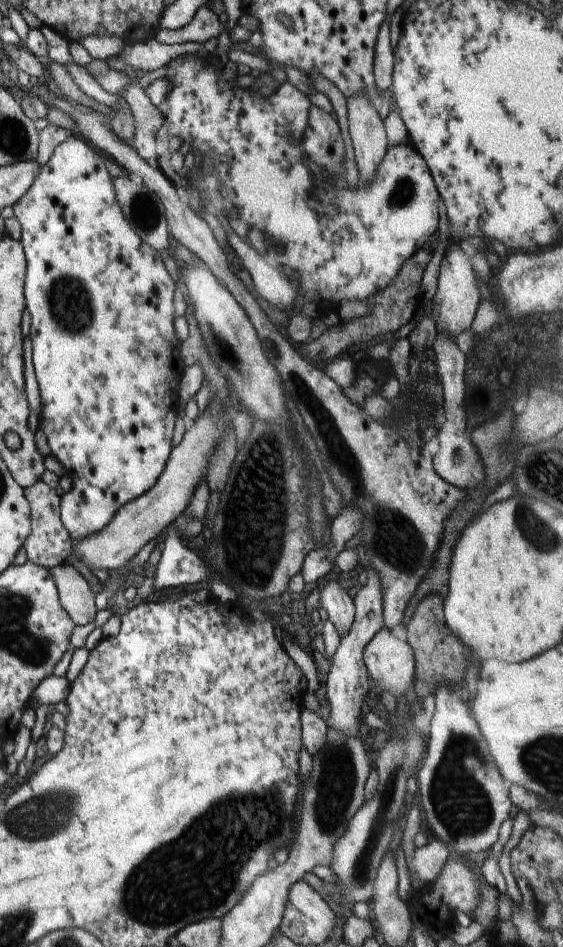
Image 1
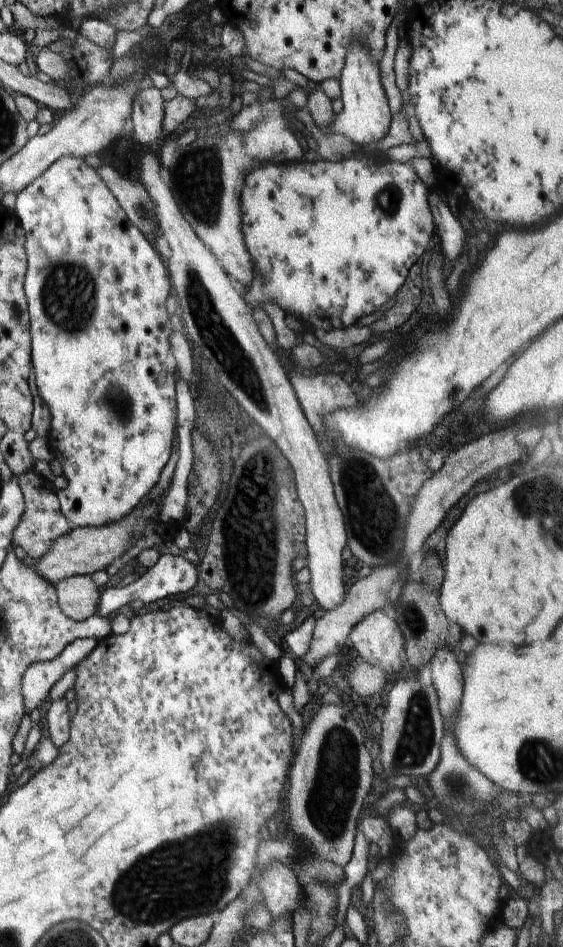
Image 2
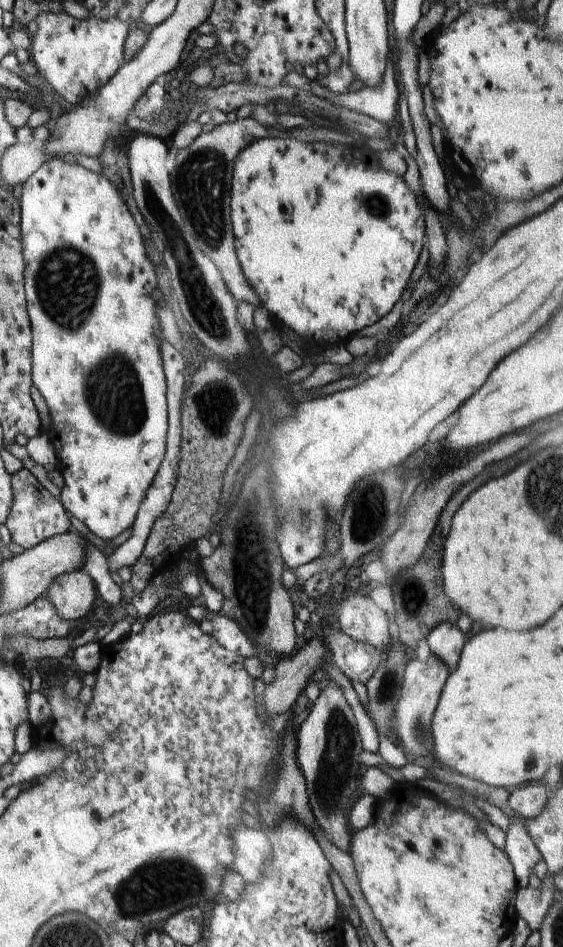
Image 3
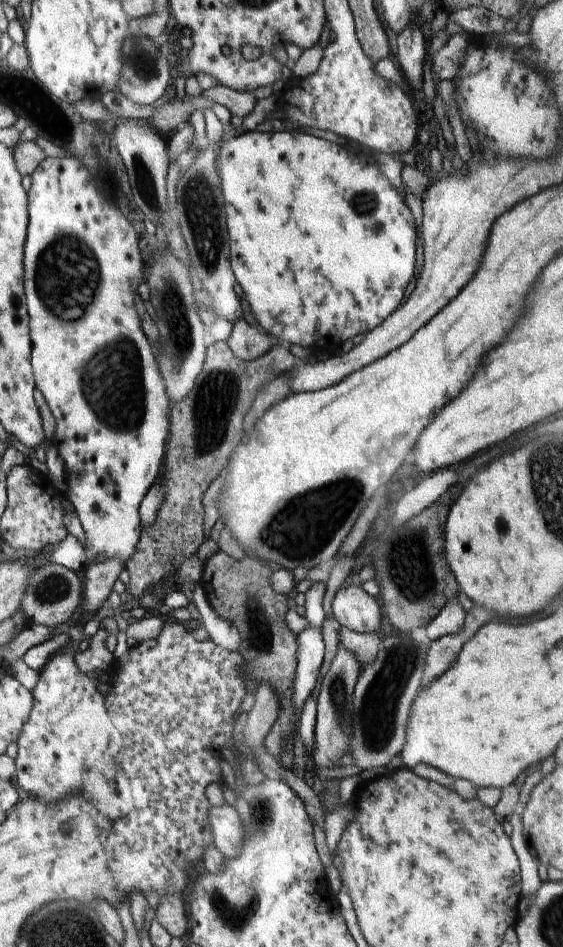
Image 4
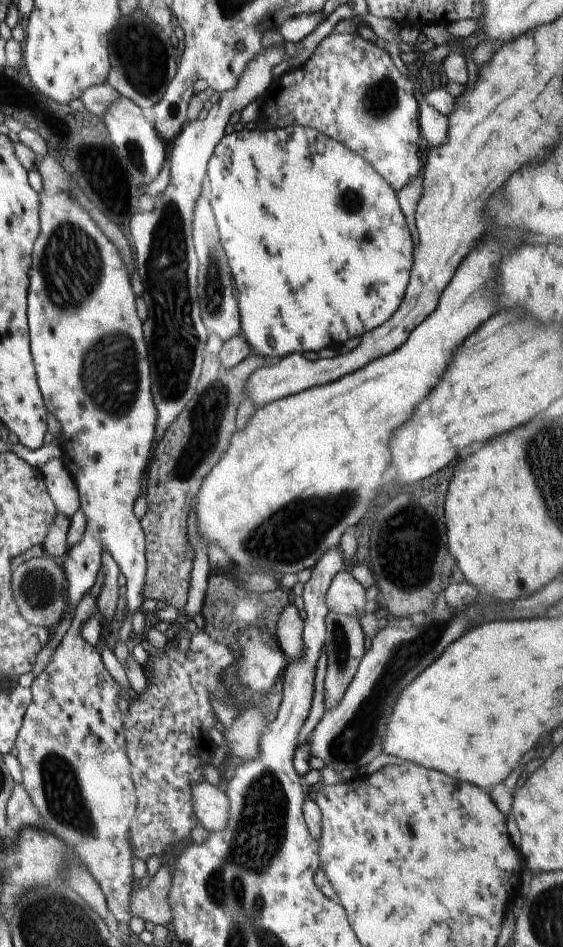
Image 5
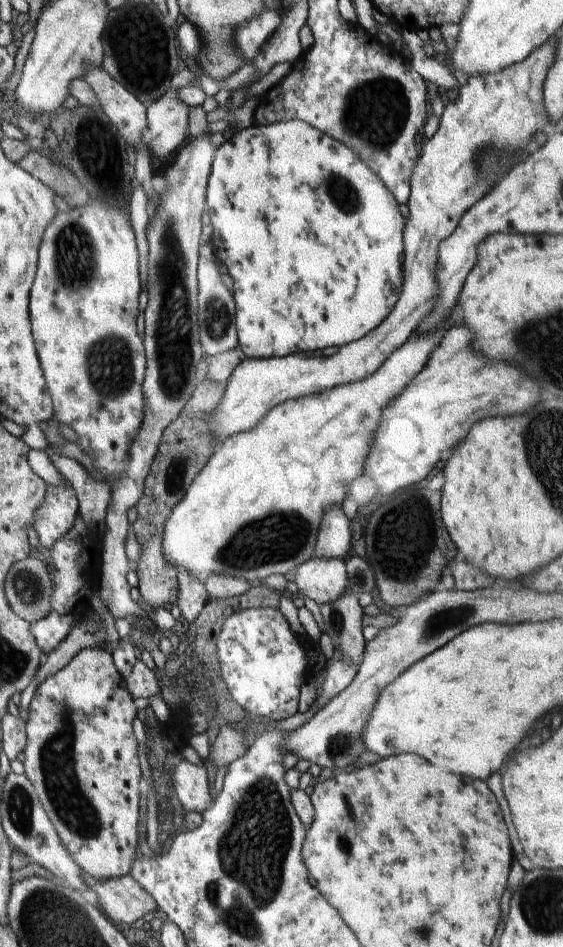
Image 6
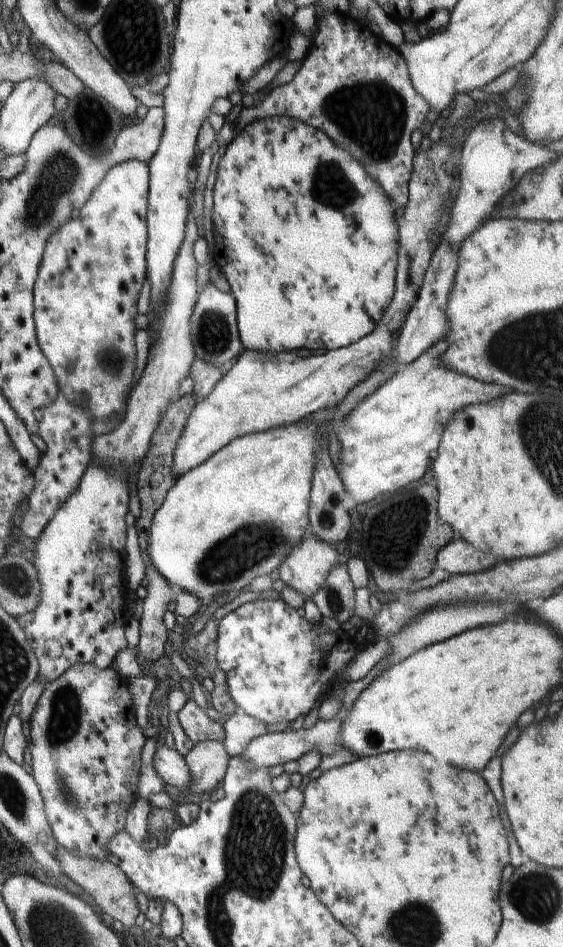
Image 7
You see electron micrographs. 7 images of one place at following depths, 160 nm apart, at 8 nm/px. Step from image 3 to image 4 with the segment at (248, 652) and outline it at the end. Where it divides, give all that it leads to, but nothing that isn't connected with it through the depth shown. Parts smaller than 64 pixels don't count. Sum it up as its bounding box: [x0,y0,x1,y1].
[191,582,241,652]

